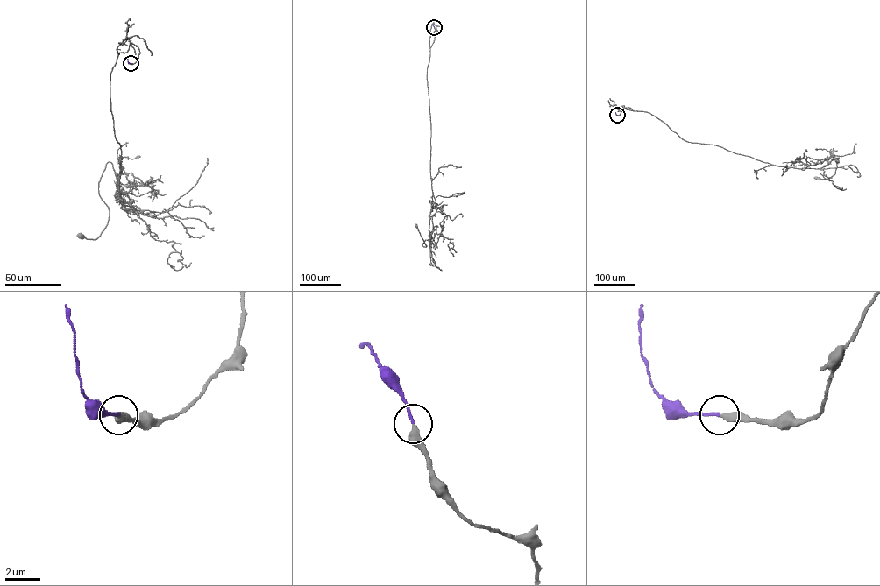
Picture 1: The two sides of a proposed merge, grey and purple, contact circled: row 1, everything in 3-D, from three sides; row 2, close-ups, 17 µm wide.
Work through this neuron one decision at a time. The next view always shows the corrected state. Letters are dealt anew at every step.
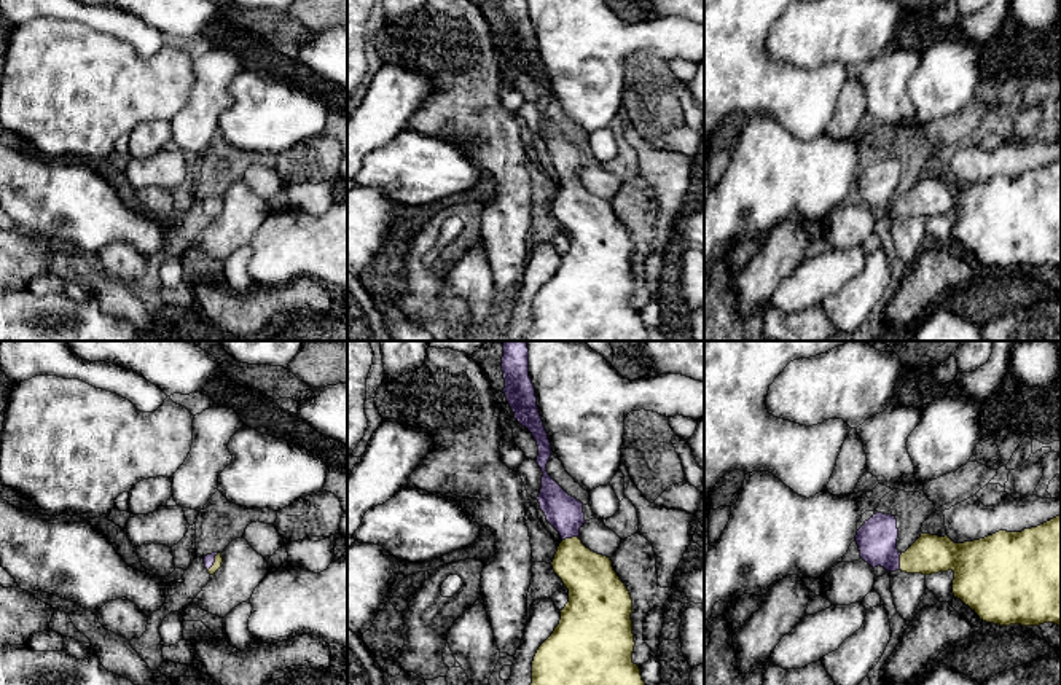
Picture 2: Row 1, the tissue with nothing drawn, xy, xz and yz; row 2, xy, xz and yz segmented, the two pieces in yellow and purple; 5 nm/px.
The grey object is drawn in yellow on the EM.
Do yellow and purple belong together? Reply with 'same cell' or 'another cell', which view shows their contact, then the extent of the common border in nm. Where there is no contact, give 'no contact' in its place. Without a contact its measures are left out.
same cell | yz | 90 nm

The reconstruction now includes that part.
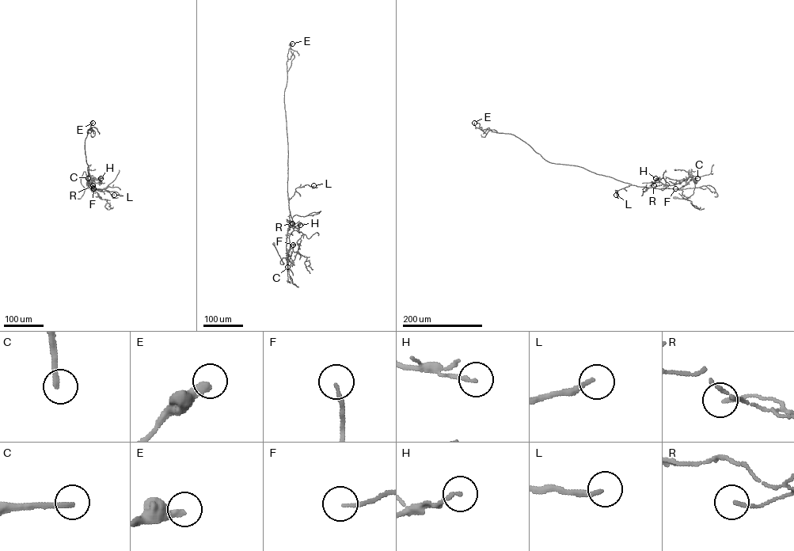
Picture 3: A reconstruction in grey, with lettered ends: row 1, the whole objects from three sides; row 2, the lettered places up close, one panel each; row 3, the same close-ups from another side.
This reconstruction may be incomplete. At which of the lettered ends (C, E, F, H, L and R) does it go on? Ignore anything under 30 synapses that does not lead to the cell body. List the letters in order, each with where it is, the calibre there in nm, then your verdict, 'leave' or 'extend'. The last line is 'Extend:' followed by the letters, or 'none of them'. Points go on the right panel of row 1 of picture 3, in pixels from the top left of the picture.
C: (697, 178) | 240 nm | extend
E: (474, 123) | 320 nm | leave
F: (675, 188) | 130 nm | leave
H: (655, 178) | 140 nm | leave
L: (616, 195) | 180 nm | leave
R: (654, 185) | 140 nm | leave
Extend: C

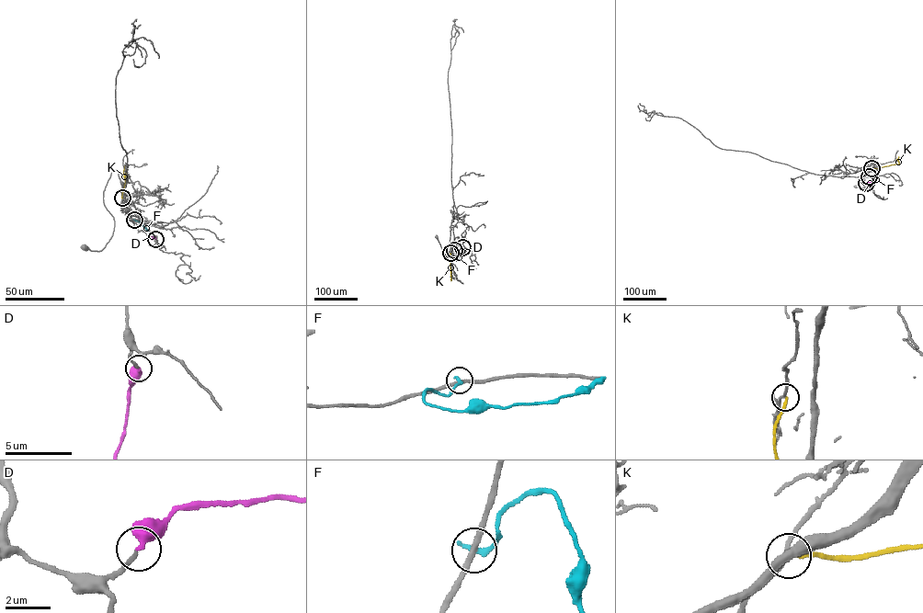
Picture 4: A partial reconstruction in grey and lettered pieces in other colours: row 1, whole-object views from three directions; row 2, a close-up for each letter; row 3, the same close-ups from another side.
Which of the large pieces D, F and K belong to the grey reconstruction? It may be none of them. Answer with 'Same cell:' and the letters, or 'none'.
Same cell: D

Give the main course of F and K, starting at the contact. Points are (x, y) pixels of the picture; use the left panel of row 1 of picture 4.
F: (134, 220), (142, 221), (148, 231)
K: (122, 198), (124, 165)

